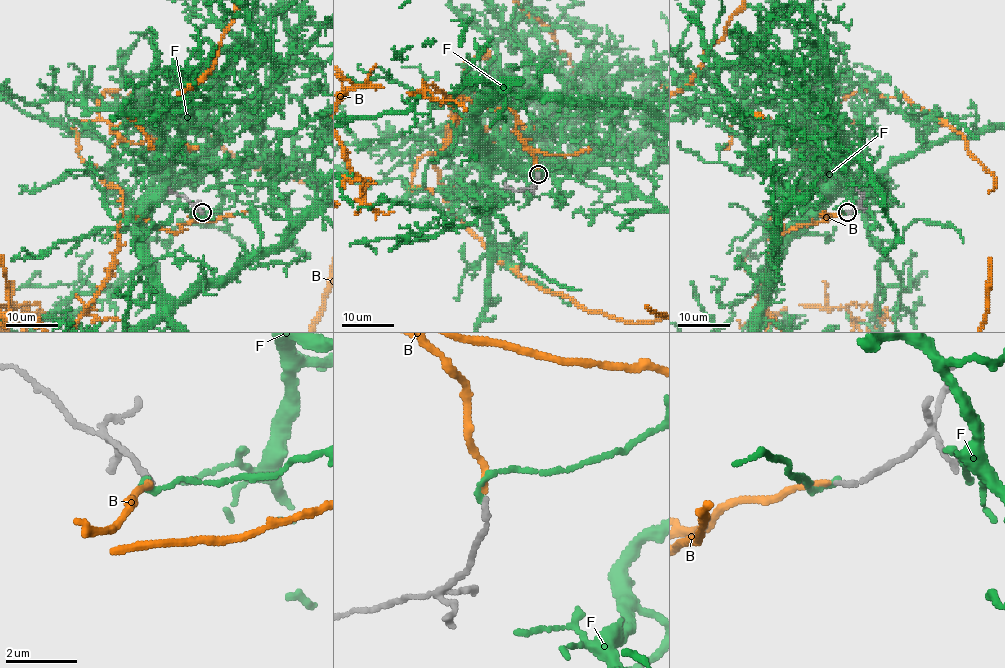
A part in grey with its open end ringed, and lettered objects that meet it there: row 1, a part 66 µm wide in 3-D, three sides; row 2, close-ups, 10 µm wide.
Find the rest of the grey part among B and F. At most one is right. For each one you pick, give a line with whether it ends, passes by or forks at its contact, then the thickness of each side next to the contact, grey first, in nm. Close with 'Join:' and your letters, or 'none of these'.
B: it ends there; 140 nm thick on the grey side, 170 nm on the other
Join: B

